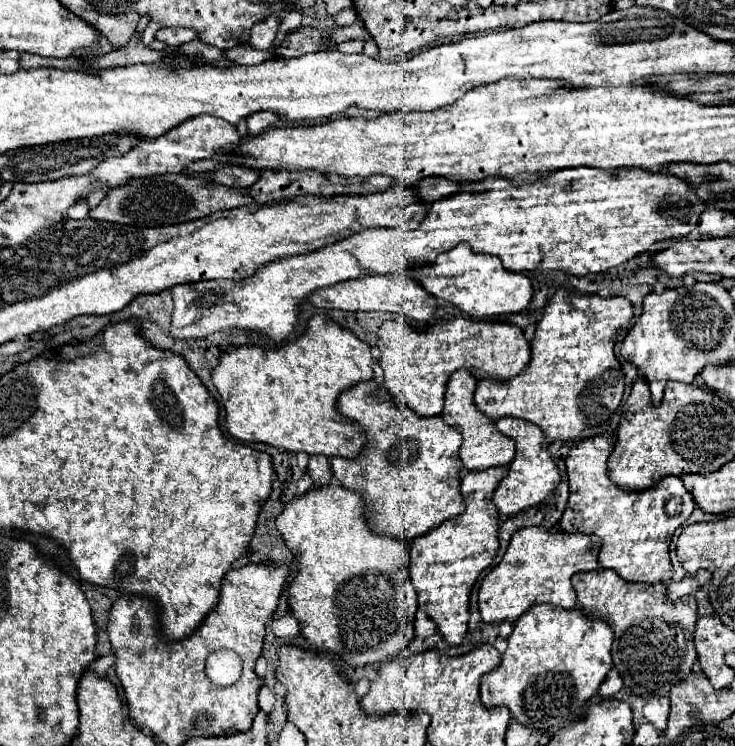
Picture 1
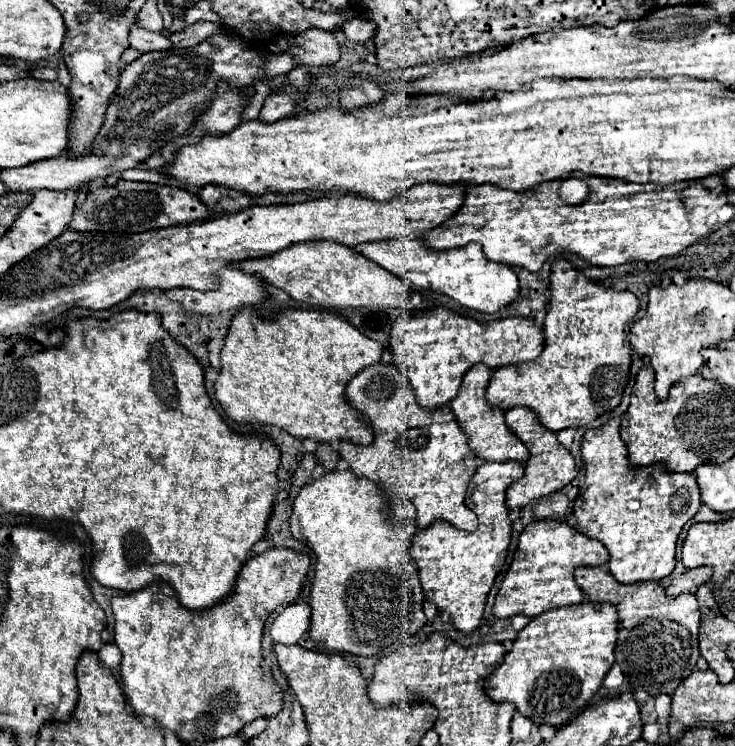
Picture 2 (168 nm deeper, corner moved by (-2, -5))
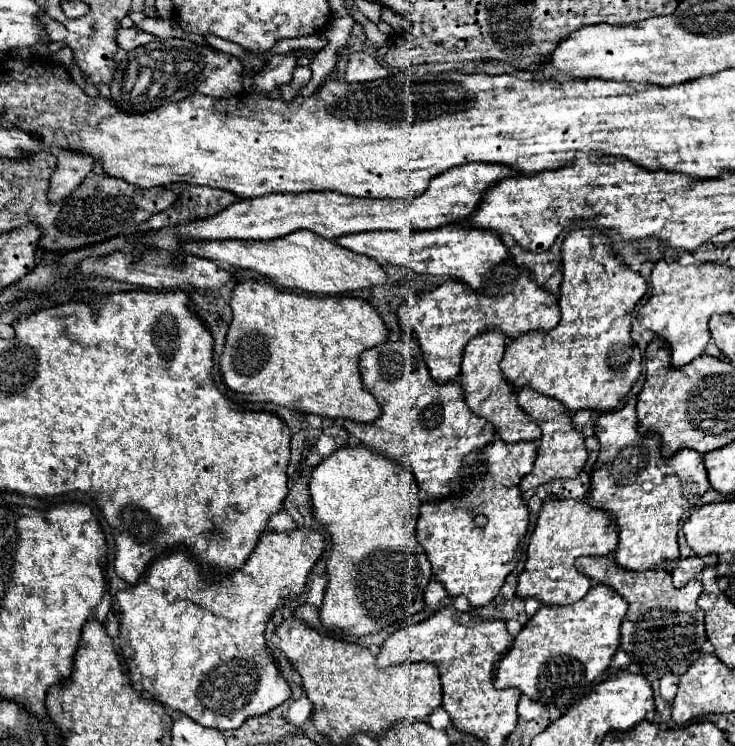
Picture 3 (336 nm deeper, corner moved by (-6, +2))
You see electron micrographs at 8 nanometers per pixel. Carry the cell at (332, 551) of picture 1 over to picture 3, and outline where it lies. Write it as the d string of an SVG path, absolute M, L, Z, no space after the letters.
M358 445L338 449L328 459L324 459L312 471L308 487L310 511L332 539L332 553L326 561L328 585L320 605L322 625L328 631L340 635L354 631L354 637L406 625L424 609L424 589L432 579L430 561L416 541L416 521L420 515L421 502L414 473L400 467L400 463L388 457L380 457L378 453Z

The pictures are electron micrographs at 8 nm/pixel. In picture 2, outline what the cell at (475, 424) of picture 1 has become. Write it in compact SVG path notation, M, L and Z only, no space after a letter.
M474 364L462 378L462 386L460 392L456 394L456 398L452 400L450 408L456 414L456 420L460 424L460 428L466 432L470 448L476 452L476 456L480 460L492 460L492 462L504 462L504 460L518 460L518 462L526 462L530 452L528 448L510 432L510 428L504 422L504 412L500 408L492 408L486 402L486 388L488 388L488 380L490 380L490 368L484 364Z

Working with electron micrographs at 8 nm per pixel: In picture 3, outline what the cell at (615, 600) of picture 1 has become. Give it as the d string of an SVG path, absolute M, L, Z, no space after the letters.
M612 555L578 557L574 565L580 573L590 577L592 583L610 585L628 601L628 613L620 629L620 647L648 681L660 679L664 673L682 675L702 655L700 649L706 641L706 631L704 611L696 605L696 599L702 593L702 583L698 579L692 579L684 587L676 589L666 569L650 569L642 573L626 571L616 565Z

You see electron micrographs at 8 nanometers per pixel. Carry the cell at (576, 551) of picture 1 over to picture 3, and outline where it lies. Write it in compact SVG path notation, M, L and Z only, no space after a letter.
M548 499L538 515L536 527L530 537L528 557L524 571L518 577L516 597L536 599L548 605L568 605L582 599L590 589L590 579L576 571L574 561L580 555L604 557L618 545L618 527L614 519L584 501L552 501Z

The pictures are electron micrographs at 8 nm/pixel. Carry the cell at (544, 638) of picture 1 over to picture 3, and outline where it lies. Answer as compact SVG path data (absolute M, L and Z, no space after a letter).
M608 585L592 587L586 597L572 605L542 605L498 663L494 687L516 687L532 701L556 703L558 709L566 711L584 699L592 691L594 679L608 669L620 645L620 623L626 607L628 603Z

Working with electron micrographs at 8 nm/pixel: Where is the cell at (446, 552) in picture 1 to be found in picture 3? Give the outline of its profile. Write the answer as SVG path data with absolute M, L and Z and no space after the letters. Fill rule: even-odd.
M492 441L480 451L484 473L464 481L462 495L446 497L440 503L424 503L418 519L418 541L432 563L434 577L444 585L448 595L466 597L470 607L482 607L492 601L506 575L518 563L520 541L528 529L528 507L518 489L520 479L530 473L536 459L534 443ZM472 509L484 513L488 523L480 529L472 525Z

